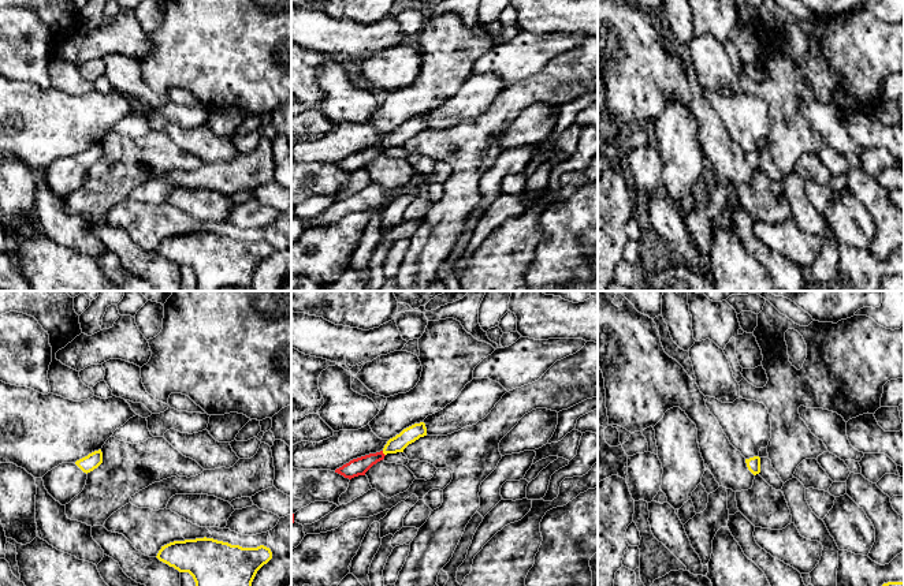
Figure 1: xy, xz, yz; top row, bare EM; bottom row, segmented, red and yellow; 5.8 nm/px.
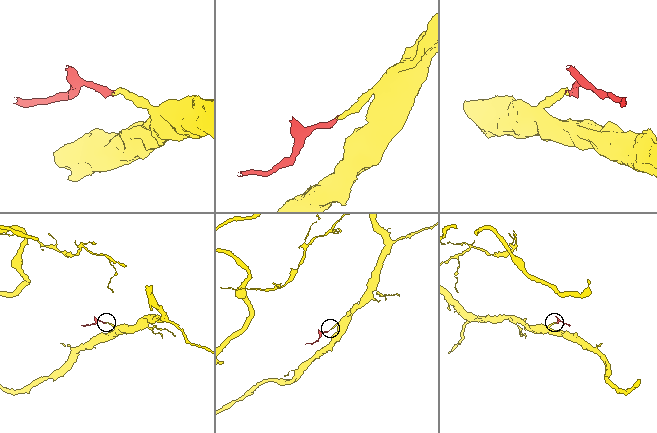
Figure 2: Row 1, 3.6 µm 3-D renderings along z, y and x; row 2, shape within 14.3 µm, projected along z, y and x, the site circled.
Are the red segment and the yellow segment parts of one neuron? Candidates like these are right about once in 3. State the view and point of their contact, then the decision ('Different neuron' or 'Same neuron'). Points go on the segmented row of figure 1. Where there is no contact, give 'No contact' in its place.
Touches red at xz (383, 454). Same neuron

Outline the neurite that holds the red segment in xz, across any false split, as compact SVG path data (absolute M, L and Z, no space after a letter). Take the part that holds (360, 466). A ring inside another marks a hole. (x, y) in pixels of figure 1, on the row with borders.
M424 422L414 423L403 429L399 434L390 438L384 448L380 452L369 454L357 459L350 460L342 467L336 469L335 473L343 475L345 478L354 478L358 475L365 475L365 473L377 462L383 460L387 454L403 452L403 449L418 440L420 437L427 436L427 428Z

